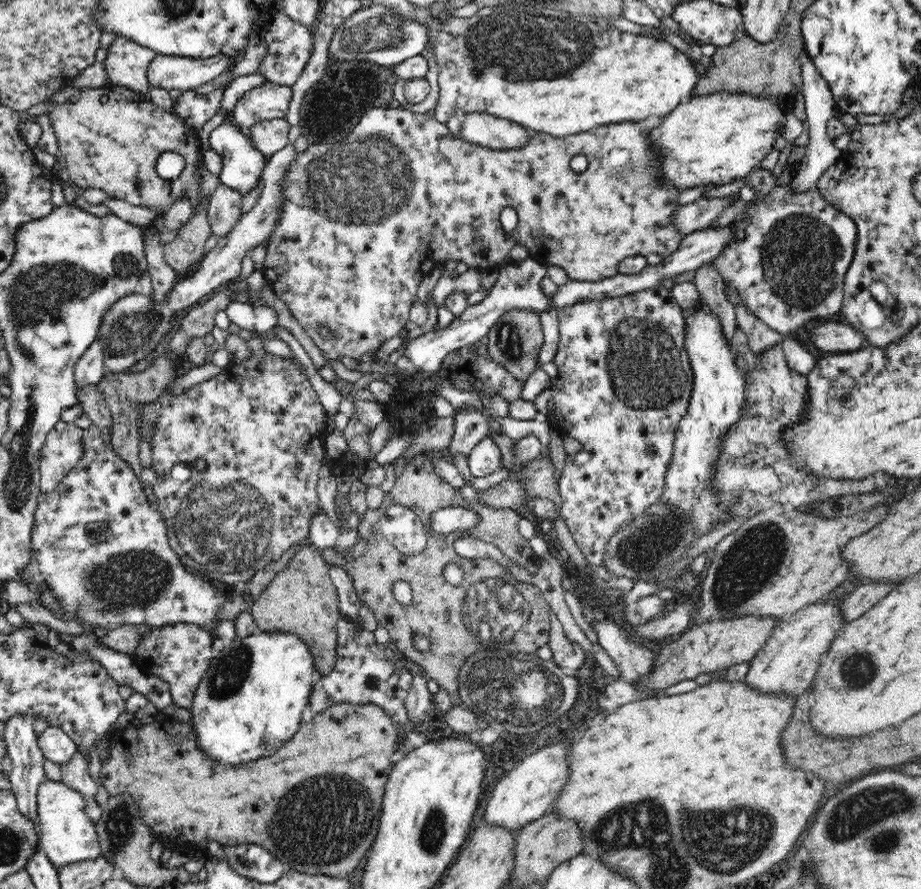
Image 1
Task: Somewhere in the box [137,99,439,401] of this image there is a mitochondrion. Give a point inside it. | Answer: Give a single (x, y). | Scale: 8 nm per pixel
(365, 183)

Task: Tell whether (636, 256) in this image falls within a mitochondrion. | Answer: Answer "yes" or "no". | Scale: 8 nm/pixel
no

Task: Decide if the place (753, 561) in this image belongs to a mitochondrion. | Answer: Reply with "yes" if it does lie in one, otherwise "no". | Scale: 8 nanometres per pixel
yes

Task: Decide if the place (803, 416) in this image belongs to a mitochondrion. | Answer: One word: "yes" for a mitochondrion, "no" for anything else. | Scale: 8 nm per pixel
no

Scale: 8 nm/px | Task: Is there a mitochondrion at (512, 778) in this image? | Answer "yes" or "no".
no

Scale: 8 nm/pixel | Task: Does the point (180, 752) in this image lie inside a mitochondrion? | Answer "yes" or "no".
no

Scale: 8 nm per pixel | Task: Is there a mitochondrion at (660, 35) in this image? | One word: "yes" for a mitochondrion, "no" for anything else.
no

